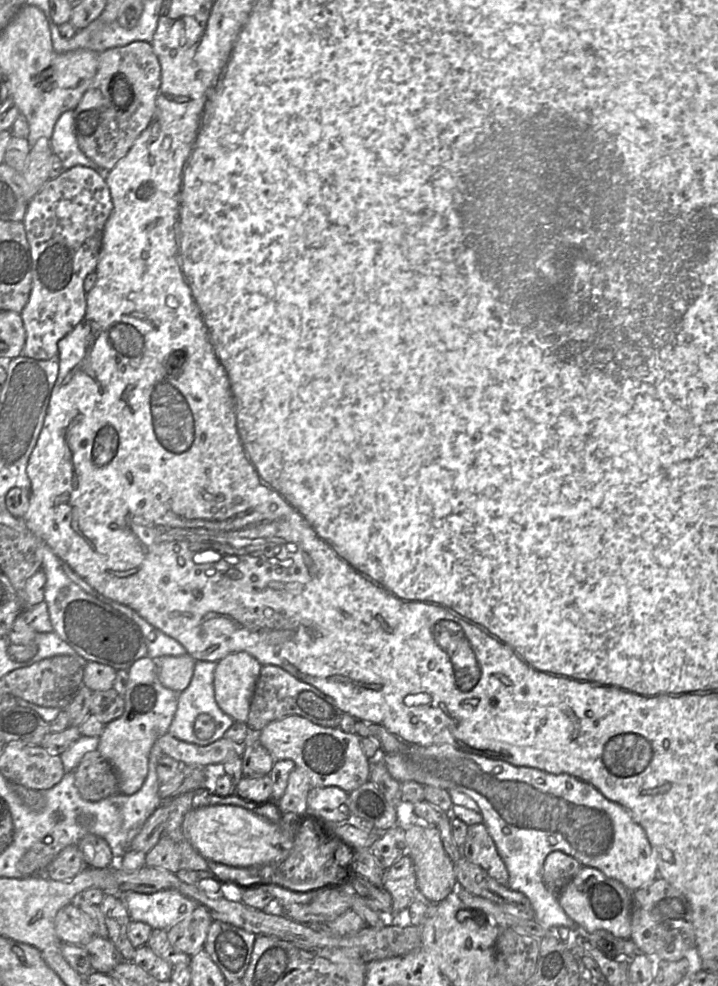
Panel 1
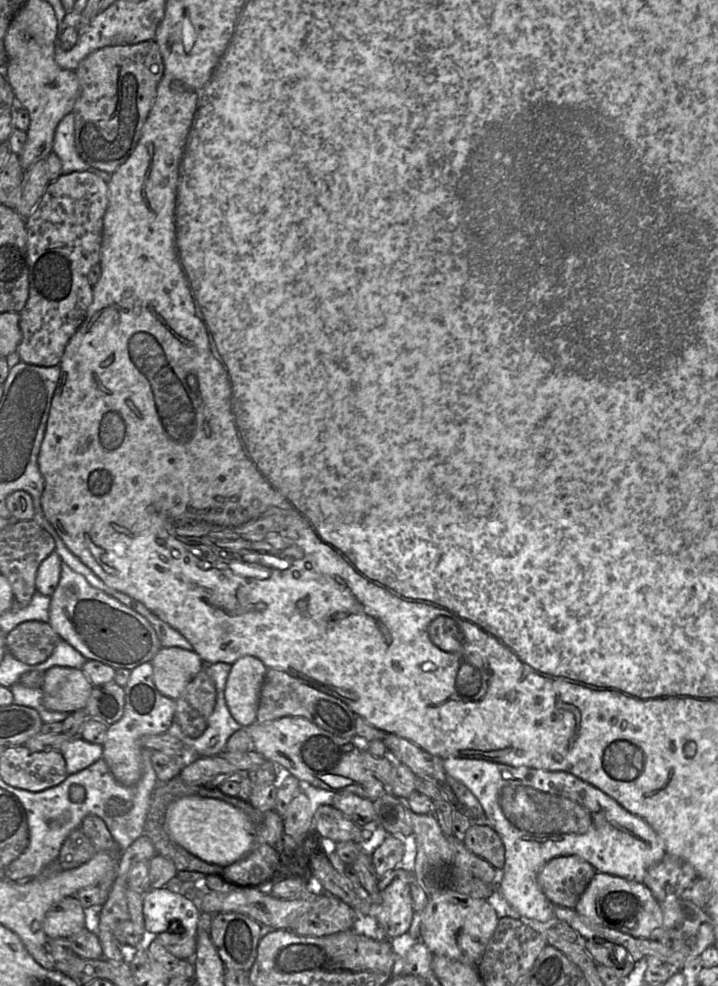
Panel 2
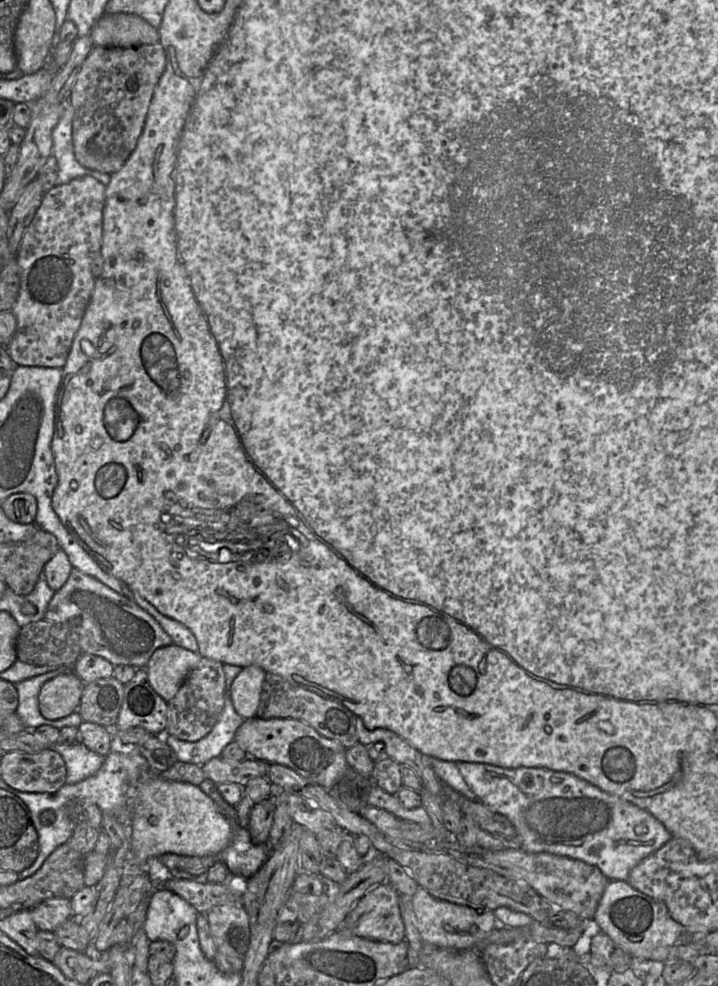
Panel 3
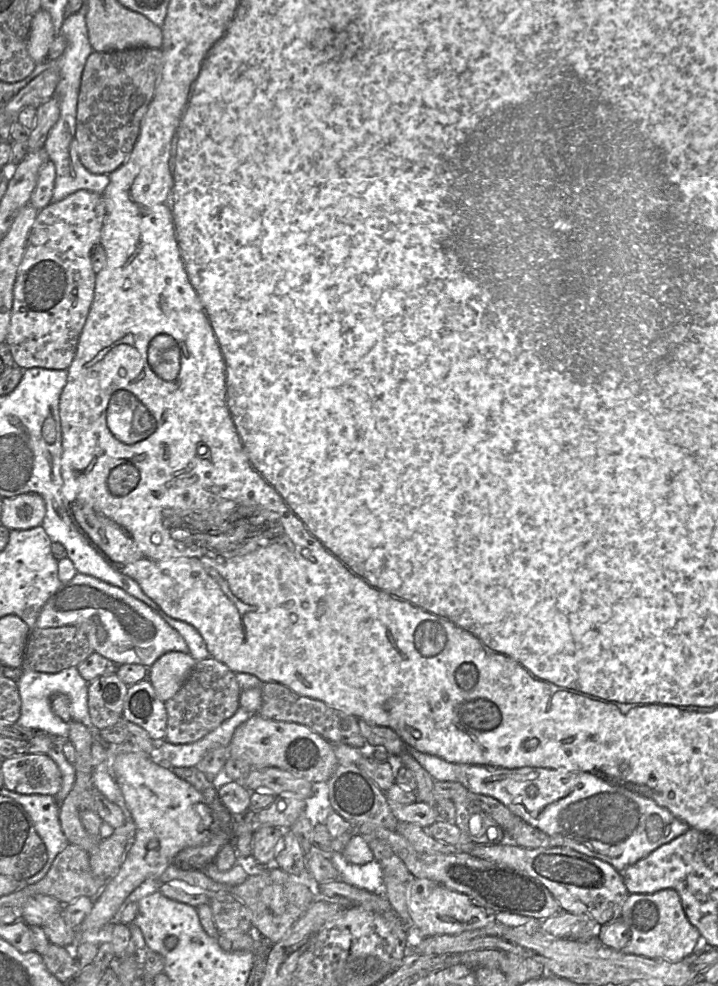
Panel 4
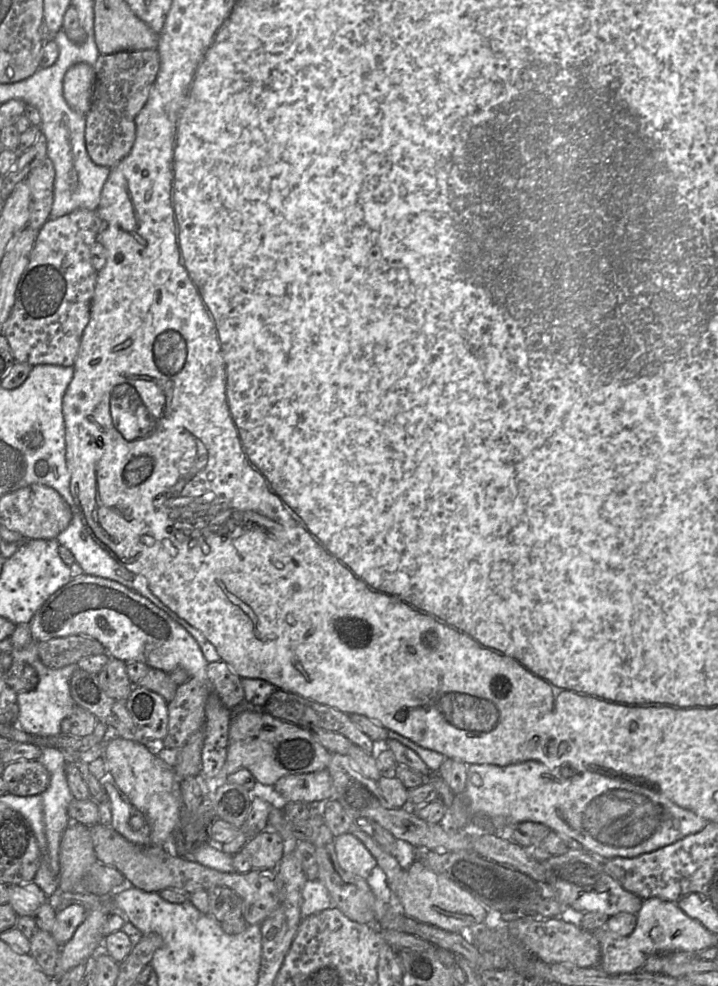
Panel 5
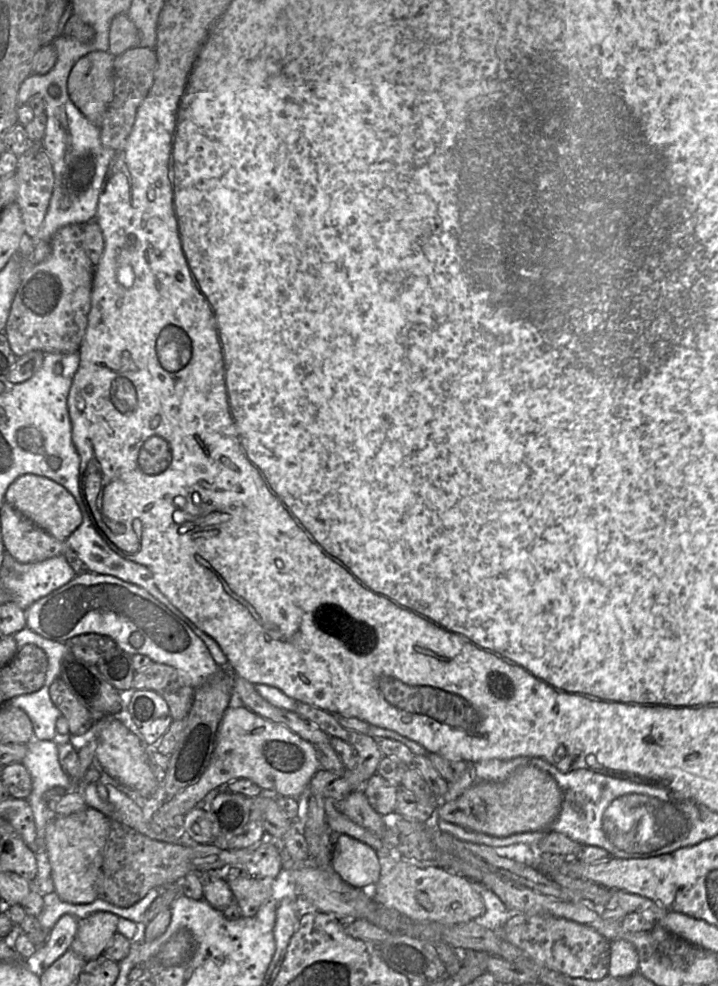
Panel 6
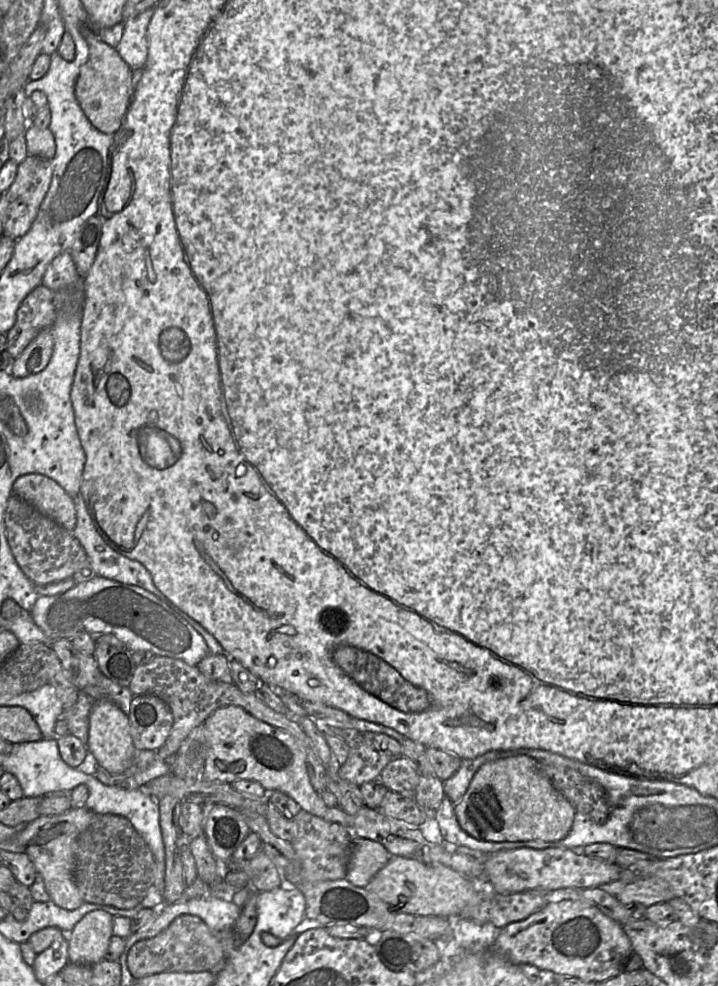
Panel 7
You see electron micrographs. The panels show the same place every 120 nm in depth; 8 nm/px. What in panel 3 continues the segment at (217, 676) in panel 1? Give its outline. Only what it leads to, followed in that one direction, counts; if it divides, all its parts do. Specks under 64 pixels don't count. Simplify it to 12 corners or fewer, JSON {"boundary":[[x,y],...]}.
{"boundary":[[242,668],[231,700],[243,719],[257,716],[266,672]]}

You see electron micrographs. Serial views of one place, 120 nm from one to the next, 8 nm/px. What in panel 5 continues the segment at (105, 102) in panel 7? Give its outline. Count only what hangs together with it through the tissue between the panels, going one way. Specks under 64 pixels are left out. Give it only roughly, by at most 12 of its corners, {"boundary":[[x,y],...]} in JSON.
{"boundary":[[84,62],[64,76],[65,101],[81,115],[90,110],[94,67]]}

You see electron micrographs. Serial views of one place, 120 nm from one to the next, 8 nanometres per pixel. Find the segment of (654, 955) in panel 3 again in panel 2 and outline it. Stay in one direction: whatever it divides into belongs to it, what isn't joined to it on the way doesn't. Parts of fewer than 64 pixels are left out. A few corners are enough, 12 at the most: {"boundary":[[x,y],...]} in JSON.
{"boundary":[[598,872],[575,910],[651,939],[663,922],[643,883]]}

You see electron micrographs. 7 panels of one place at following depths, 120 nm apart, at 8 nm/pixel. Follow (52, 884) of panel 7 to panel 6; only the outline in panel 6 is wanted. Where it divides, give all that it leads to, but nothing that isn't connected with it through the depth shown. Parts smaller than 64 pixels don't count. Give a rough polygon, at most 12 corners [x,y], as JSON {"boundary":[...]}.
{"boundary":[[86,808],[54,815],[45,842],[54,892],[98,898],[110,819]]}

